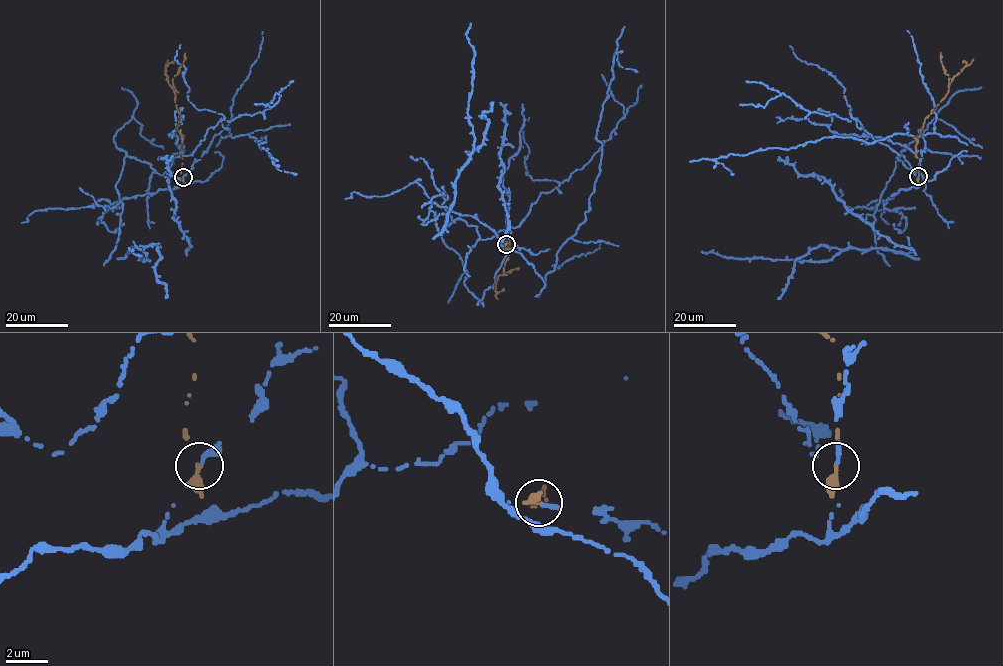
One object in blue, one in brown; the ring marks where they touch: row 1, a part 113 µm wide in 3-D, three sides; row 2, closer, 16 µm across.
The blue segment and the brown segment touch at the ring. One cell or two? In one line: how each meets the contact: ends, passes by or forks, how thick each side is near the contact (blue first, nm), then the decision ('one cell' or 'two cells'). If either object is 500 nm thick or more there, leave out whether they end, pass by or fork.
blue ends | brown passes by | 240/190 nm | two cells

